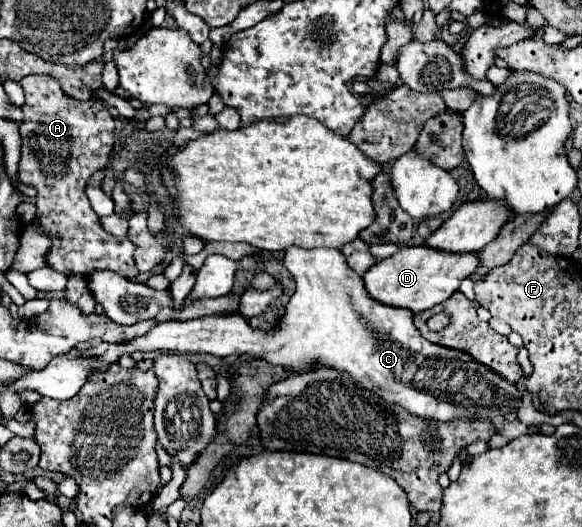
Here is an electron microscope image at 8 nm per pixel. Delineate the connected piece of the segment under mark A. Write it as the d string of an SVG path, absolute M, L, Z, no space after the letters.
M51 74L25 76L21 86L27 90L27 102L23 106L25 122L19 128L23 138L19 180L37 190L37 218L33 224L51 232L53 248L47 254L49 266L65 276L111 270L133 280L139 276L133 262L135 246L127 238L115 240L115 236L101 228L99 216L85 194L89 178L97 170L105 170L115 144L115 120L109 108L99 100L79 102L65 96Z

